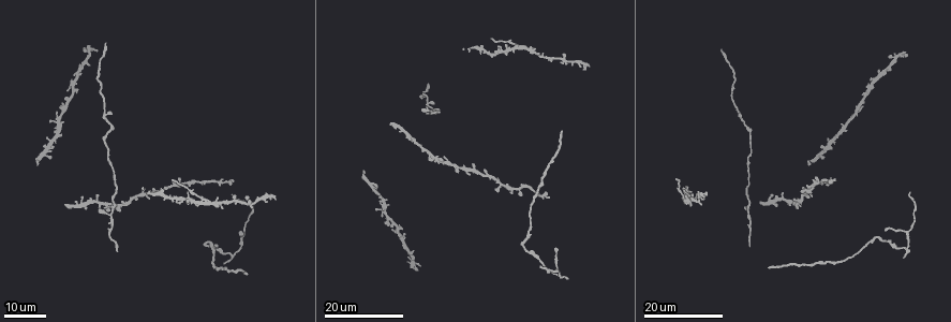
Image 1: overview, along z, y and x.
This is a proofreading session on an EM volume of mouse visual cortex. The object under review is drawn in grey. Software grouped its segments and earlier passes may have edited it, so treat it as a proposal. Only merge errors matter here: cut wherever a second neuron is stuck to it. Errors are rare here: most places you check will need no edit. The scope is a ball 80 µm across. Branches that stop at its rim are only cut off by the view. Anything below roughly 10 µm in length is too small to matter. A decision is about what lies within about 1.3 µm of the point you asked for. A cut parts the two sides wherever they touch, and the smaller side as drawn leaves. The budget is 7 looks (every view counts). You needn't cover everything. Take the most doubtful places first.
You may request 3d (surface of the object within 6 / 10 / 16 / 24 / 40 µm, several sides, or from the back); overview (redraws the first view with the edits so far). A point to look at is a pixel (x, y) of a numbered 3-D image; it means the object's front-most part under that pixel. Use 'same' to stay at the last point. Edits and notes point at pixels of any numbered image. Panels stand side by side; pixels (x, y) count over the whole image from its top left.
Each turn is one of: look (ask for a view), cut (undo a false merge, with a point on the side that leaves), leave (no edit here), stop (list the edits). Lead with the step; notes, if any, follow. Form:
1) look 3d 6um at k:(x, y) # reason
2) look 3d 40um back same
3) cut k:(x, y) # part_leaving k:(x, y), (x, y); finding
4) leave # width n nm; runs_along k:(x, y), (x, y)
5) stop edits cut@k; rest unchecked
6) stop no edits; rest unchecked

look 3d 16um at 1:(528, 238)

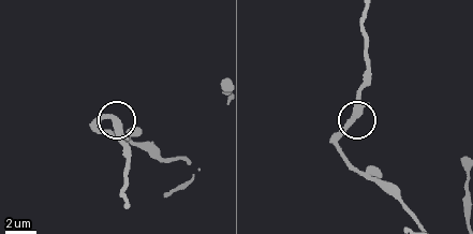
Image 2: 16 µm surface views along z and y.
look 3d 6um at 2:(353, 119)

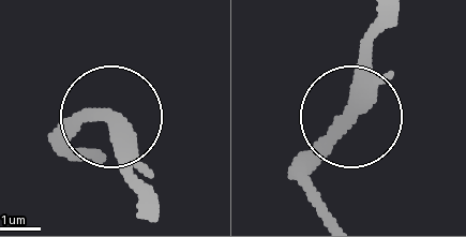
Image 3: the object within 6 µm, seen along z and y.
leave # width 340 nm; all the same neuron

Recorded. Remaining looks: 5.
look 3d 16um at 1:(888, 241) # three-way junction

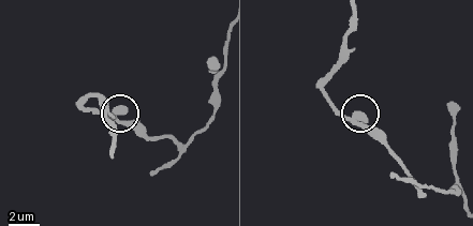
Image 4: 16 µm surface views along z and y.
look 3d 6um at 4:(354, 124)

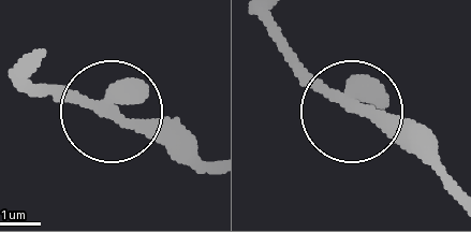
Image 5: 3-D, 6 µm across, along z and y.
leave # all the same neuron

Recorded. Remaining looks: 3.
look 3d 16um at 1:(184, 182) # two arms in line, one across

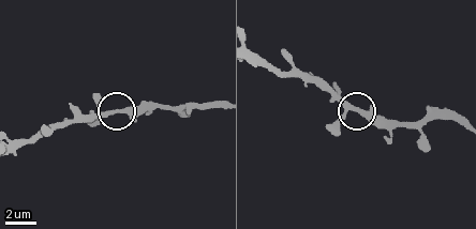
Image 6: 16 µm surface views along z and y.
look 3d 10um at 6:(117, 112) # closer look

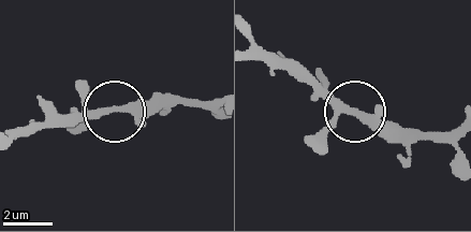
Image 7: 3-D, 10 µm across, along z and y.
leave # runs_along 7:(256, 54), (300, 66), (402, 147); continuous, no second neuron

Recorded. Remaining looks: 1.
stop no edits; rest unchecked

